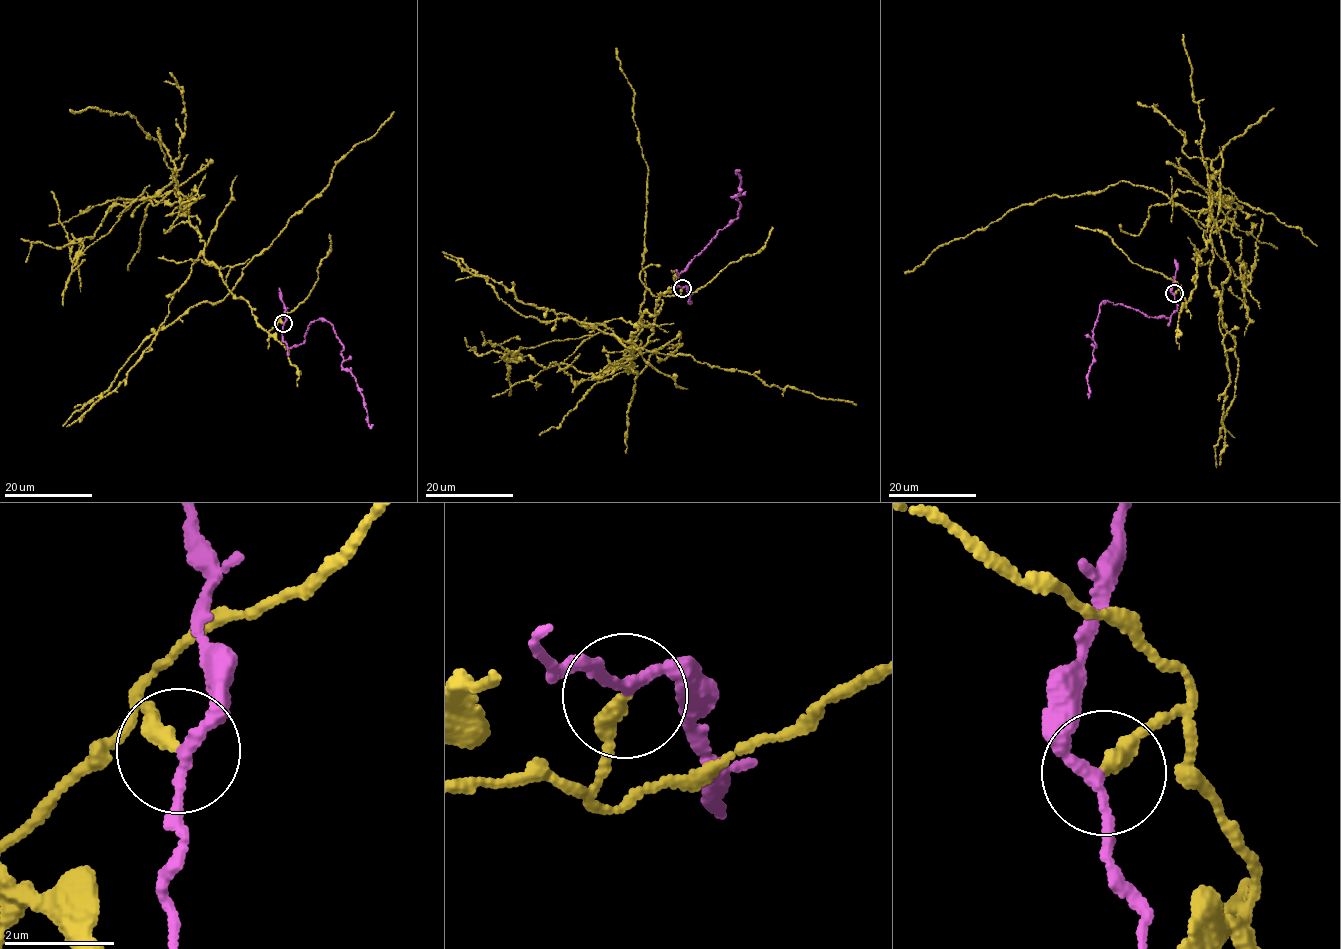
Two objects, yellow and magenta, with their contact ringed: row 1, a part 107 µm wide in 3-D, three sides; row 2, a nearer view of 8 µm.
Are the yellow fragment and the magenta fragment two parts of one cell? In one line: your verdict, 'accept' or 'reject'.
reject

